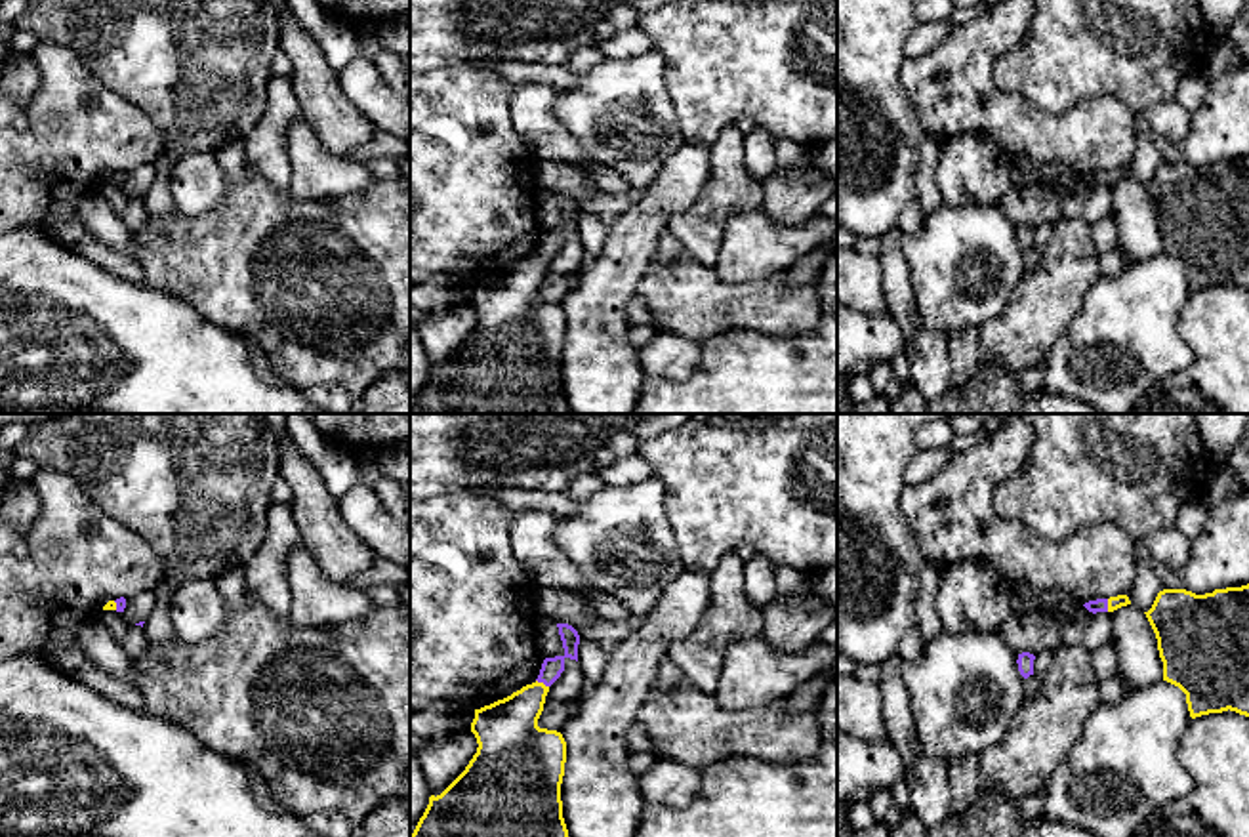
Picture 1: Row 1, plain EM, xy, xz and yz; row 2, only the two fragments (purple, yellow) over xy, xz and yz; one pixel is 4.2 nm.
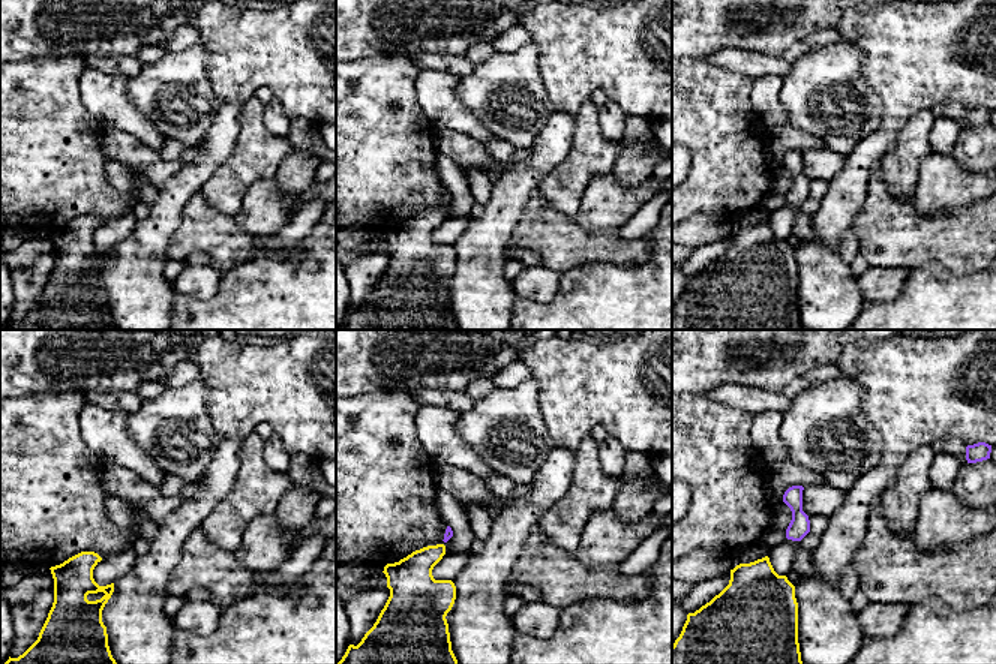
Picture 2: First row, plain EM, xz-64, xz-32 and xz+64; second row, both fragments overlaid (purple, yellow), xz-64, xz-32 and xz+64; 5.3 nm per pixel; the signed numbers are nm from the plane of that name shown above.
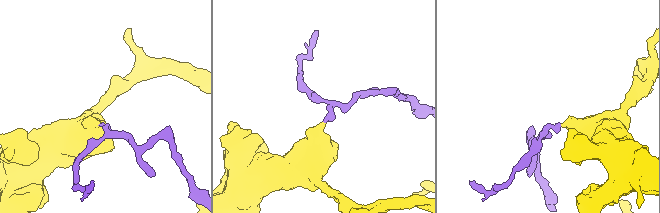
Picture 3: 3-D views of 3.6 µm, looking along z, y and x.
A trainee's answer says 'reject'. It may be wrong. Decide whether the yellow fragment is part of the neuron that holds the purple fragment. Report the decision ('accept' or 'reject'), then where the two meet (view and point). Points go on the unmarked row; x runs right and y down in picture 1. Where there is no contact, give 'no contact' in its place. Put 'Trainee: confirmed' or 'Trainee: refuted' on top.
Trainee: refuted
accept; contact xz (542, 254)

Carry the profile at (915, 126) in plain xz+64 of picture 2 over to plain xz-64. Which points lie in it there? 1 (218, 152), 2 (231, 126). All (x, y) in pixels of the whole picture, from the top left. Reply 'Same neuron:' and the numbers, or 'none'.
Same neuron: none

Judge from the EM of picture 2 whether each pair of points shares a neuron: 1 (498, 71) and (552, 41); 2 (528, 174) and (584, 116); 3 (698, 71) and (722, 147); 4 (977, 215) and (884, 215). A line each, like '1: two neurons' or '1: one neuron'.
1: two neurons
2: two neurons
3: one neuron
4: one neuron

